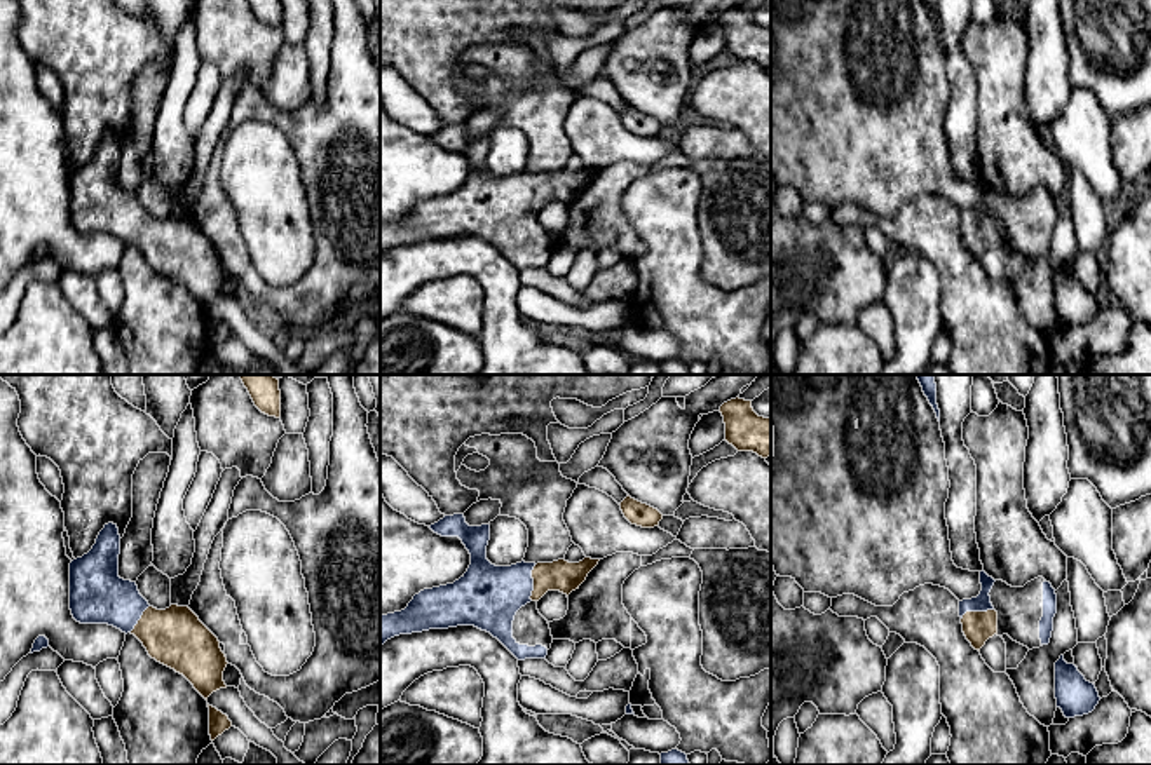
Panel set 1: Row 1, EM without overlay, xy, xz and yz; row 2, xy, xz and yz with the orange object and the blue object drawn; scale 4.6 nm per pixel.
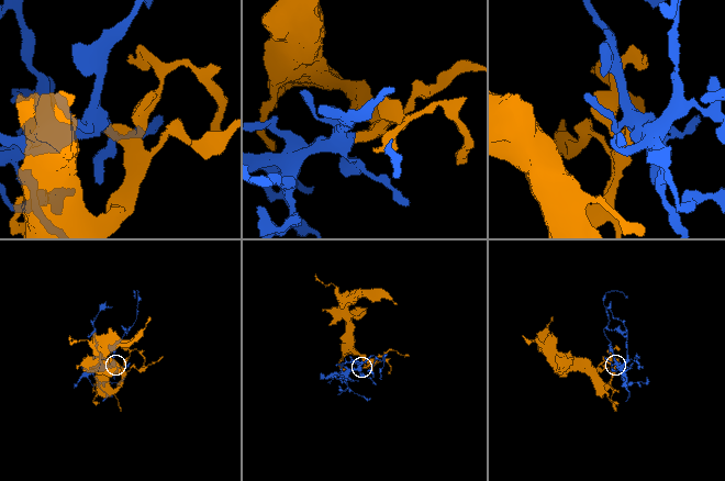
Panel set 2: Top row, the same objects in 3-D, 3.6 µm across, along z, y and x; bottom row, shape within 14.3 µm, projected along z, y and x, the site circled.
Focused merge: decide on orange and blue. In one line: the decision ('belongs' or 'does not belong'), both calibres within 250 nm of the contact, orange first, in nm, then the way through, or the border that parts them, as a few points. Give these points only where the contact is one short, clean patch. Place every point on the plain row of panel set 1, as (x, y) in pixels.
belongs; calibres 140 and 300 nm; way xz (560, 185), (546, 185), (534, 192), (522, 192), (487, 206)

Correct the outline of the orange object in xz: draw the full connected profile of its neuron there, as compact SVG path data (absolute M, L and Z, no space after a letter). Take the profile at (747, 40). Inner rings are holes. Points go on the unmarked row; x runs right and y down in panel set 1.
M731 9L719 19L725 33L725 51L738 61L753 61L762 68L771 64L771 28L759 26L752 10Z

